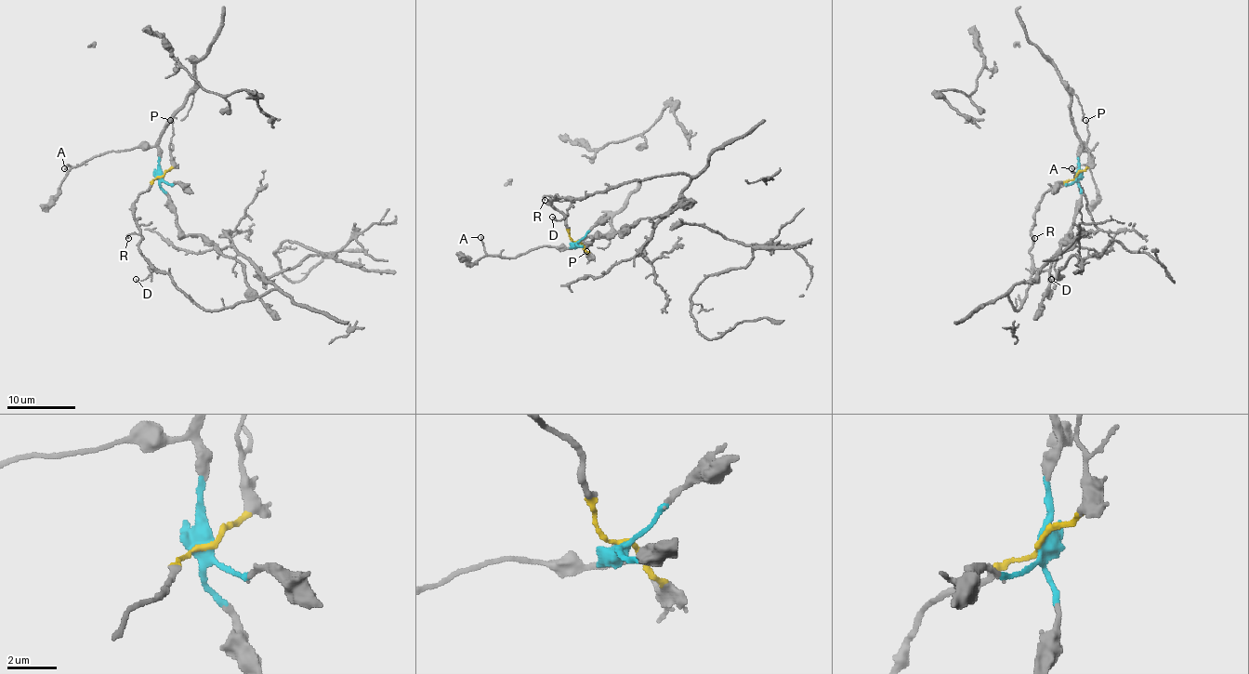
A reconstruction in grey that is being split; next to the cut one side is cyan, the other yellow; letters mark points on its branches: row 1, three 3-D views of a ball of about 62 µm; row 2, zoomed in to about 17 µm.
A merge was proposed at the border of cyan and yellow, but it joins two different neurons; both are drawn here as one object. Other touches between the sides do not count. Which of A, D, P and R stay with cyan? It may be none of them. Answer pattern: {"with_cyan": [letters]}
{"with_cyan": ["A"]}

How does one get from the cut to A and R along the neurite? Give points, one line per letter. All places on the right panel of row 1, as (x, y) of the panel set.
A: (1076, 177), (1077, 152), (1083, 147), (1081, 149), (1091, 155), (1089, 166), (1071, 167)
R: (1076, 177), (1043, 195), (1030, 233), (1034, 238)

